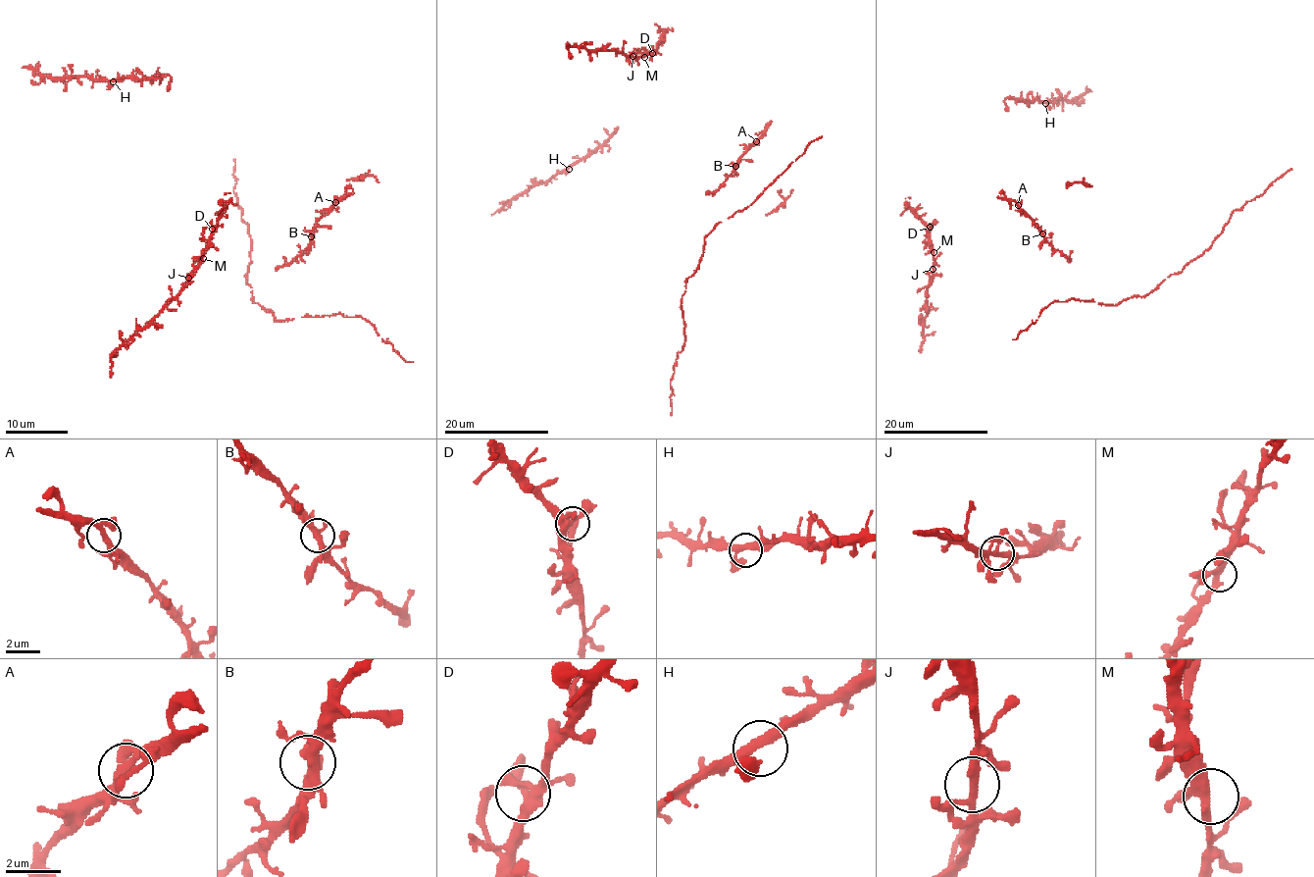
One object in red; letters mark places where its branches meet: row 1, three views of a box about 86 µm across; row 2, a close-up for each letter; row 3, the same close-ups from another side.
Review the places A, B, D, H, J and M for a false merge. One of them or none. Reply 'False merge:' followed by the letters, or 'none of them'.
False merge: none of them

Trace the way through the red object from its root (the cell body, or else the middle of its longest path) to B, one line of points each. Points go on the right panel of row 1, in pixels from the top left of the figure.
B: (1022, 213), (1042, 233)

